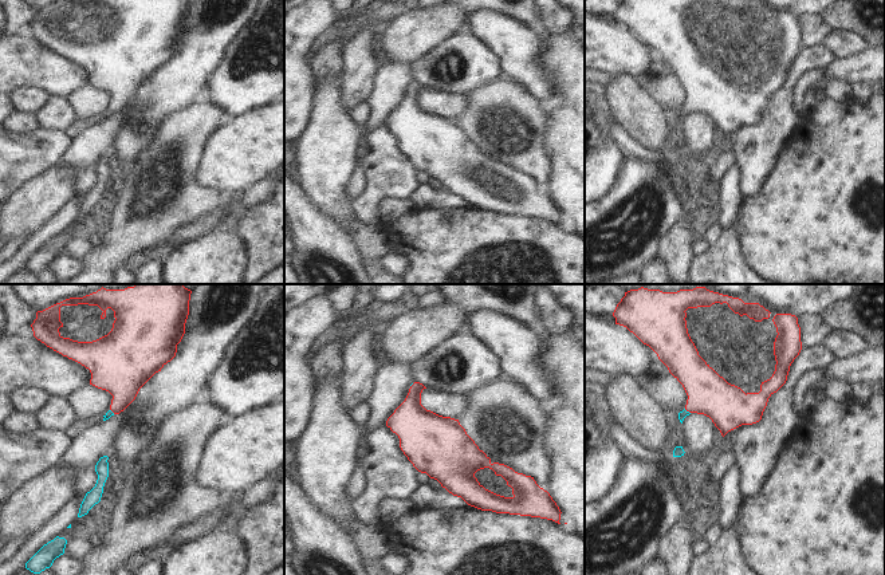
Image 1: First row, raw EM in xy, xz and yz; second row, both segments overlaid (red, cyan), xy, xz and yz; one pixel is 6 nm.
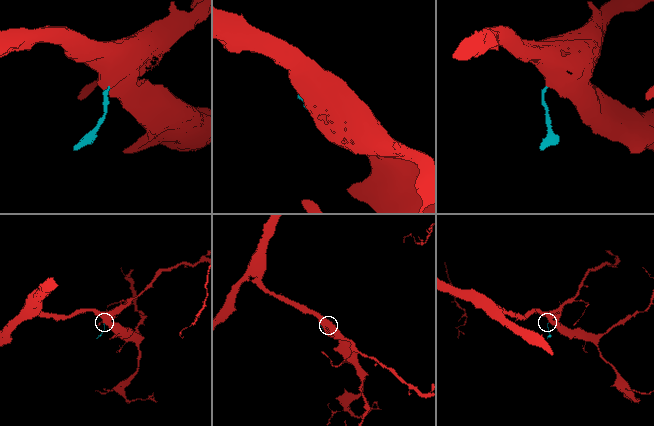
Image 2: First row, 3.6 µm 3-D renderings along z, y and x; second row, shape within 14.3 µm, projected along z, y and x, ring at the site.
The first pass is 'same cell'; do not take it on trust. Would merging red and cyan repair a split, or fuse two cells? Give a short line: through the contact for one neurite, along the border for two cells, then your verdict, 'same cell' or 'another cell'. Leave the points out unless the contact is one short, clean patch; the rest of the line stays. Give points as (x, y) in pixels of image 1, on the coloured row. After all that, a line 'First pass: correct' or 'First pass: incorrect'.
line yz (728, 406), (687, 410), (684, 413); same cell
First pass: correct

